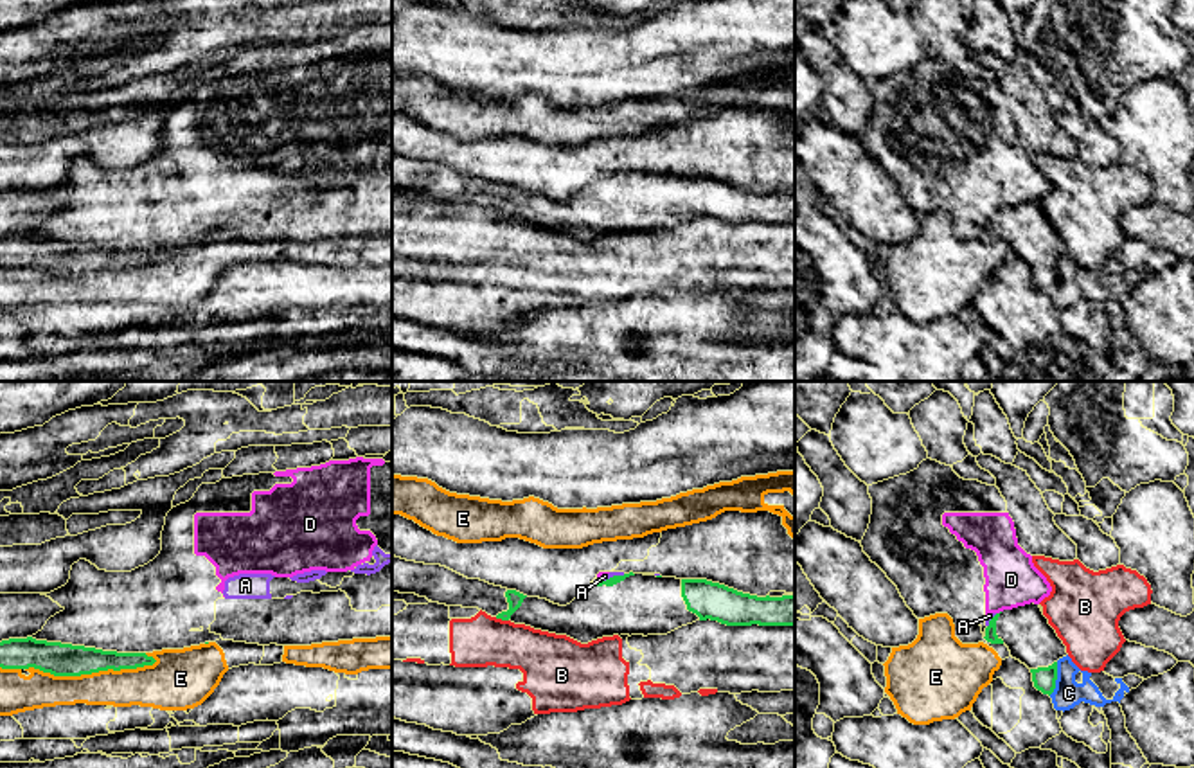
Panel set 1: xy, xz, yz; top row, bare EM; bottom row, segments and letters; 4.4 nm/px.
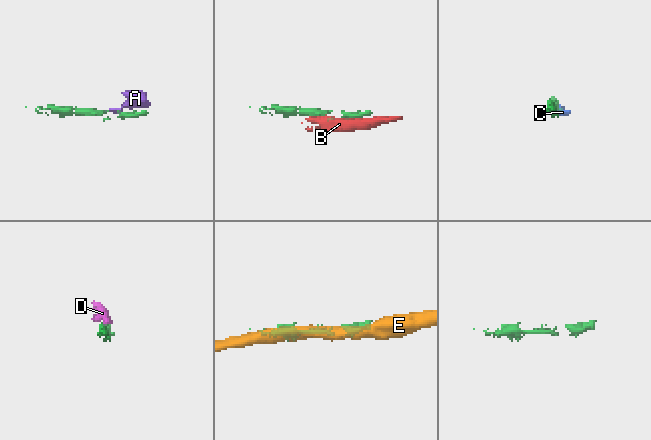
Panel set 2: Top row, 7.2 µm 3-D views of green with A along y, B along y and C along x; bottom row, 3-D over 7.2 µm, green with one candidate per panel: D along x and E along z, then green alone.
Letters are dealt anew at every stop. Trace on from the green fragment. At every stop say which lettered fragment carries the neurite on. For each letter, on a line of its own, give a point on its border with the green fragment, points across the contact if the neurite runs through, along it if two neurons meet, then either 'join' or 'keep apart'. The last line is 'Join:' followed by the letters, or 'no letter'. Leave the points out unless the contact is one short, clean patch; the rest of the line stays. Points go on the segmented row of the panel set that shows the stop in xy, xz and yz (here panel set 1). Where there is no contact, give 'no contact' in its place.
A: contact xz (610, 578); border xz (624, 574), (614, 574), (597, 583); keep apart
B: contact xz (502, 619); keep apart
C: contact yz (1056, 678); keep apart
D: contact yz (1000, 612); keep apart
E: contact xy (90, 673); keep apart
Join: no letter

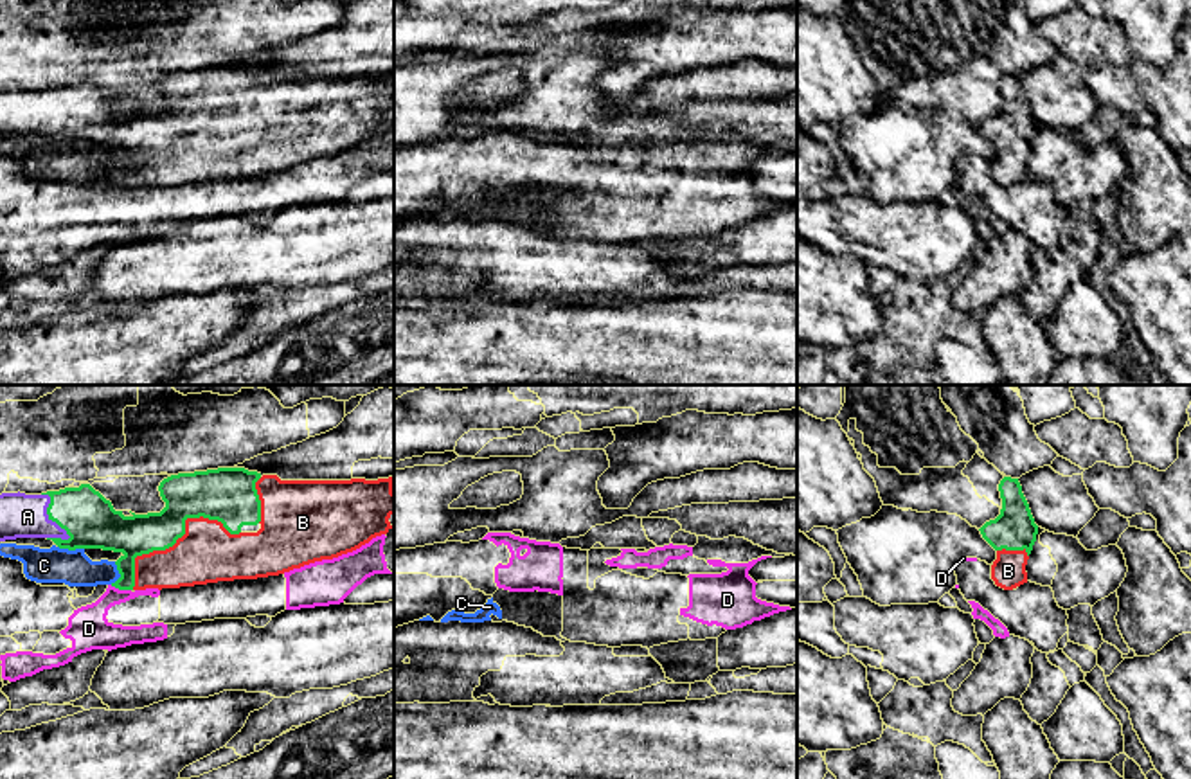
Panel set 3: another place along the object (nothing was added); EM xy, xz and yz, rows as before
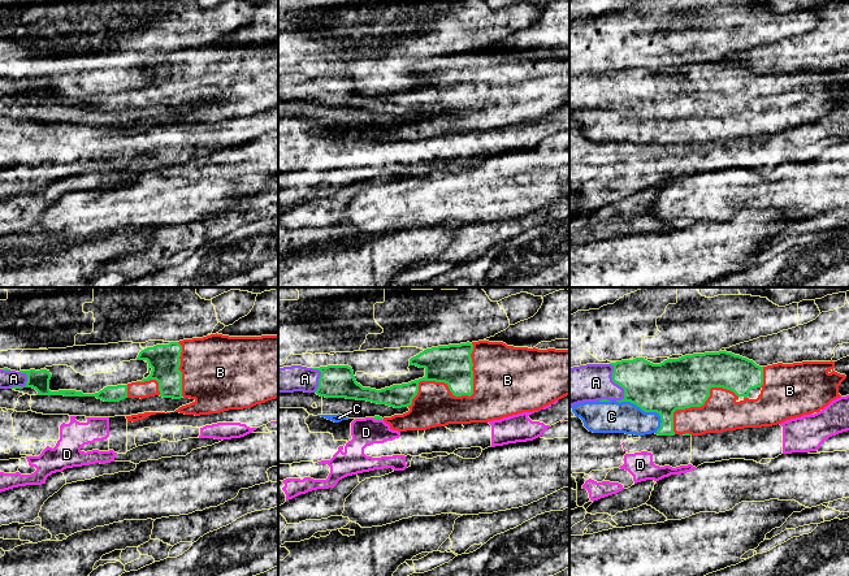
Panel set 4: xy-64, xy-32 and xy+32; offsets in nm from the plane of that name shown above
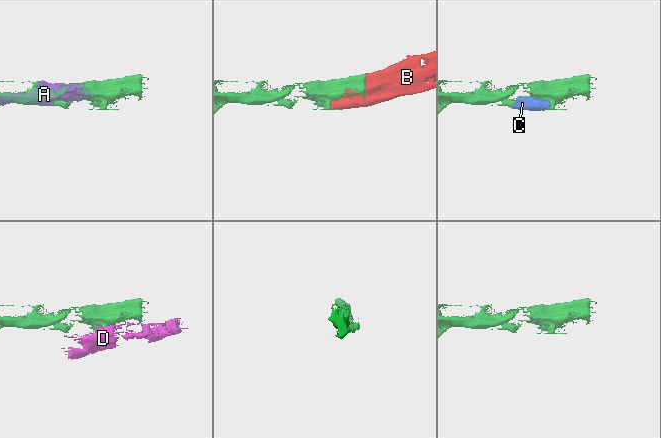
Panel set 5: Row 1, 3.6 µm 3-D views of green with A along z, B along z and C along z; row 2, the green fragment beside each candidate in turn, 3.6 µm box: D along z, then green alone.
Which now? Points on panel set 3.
A: contact xy (49, 517); join
B: contact xy (177, 538); join
C: contact xy (71, 549); join
D: contact xy (121, 589); border xy (110, 585), (130, 590); keep apart
Join: A, B, C

